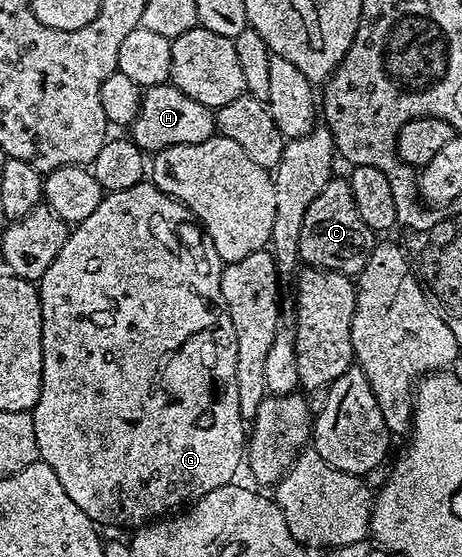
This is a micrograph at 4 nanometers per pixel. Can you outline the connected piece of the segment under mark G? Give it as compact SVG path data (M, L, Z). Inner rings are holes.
M141 182L130 186L130 190L118 190L117 192L109 192L101 200L98 210L94 210L94 214L90 214L90 218L86 218L83 222L75 225L68 233L68 240L62 246L62 250L58 254L58 258L54 258L54 262L46 270L46 274L41 276L38 281L38 291L40 293L40 309L42 310L42 390L38 394L38 402L32 407L32 421L34 422L34 438L38 442L38 450L40 451L40 460L50 466L50 470L54 470L54 474L58 474L58 482L62 482L62 490L66 490L66 494L70 494L70 498L78 507L90 517L97 525L117 524L120 528L132 528L131 530L139 530L145 526L151 525L153 522L167 517L173 510L183 509L185 506L191 505L193 502L200 500L206 494L210 494L210 490L218 490L222 486L233 483L237 479L236 471L242 468L242 461L246 456L246 422L240 417L238 410L238 390L236 389L236 349L233 341L220 340L220 336L216 332L225 331L226 326L230 325L230 314L226 302L222 298L222 274L225 270L225 265L222 263L218 250L214 250L214 242L205 239L203 235L198 234L198 228L193 223L194 217L192 211L186 206L182 206L174 198L170 198L162 190L158 190L156 185L151 182ZM156 390L168 390L168 404L158 404L158 414L164 410L168 410L168 422L164 418L164 422L160 418L156 418L156 422L150 422L150 394Z

